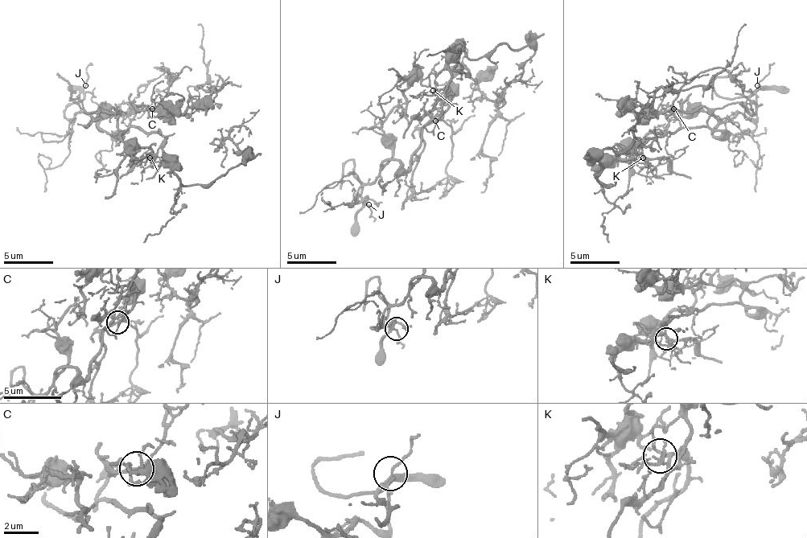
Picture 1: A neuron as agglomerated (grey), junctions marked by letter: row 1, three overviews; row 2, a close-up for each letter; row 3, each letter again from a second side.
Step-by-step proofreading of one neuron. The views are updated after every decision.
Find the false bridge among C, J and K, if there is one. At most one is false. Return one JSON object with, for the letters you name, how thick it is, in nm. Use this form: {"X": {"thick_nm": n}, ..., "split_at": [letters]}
{"split_at": []}

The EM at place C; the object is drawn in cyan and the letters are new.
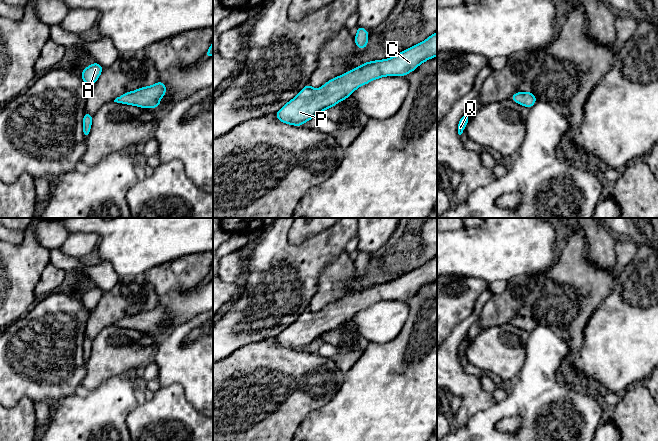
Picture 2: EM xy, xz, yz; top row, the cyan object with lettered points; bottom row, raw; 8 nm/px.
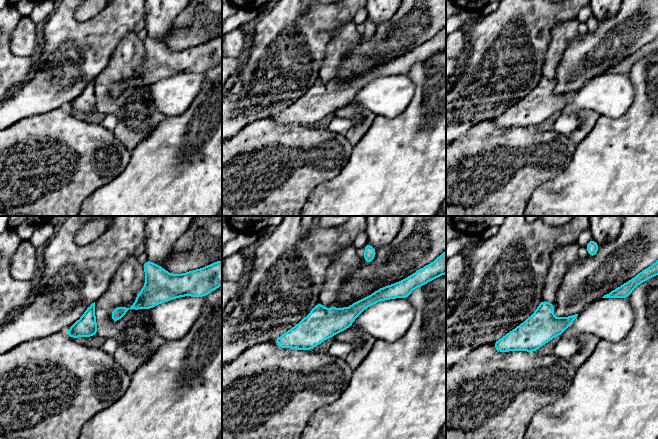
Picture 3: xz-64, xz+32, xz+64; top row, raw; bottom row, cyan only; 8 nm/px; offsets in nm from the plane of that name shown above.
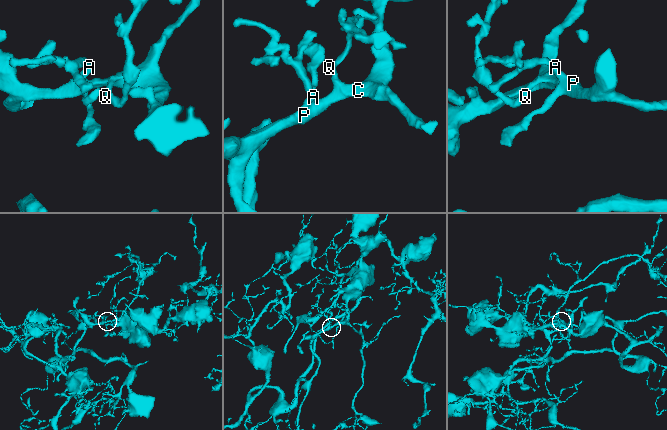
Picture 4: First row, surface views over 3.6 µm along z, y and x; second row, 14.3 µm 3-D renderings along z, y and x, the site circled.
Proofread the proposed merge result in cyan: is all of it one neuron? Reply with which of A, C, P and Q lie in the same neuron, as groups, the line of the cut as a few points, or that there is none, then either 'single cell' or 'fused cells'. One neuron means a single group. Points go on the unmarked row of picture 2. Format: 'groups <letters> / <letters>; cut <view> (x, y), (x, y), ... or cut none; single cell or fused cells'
groups A C P Q; cut none; single cell

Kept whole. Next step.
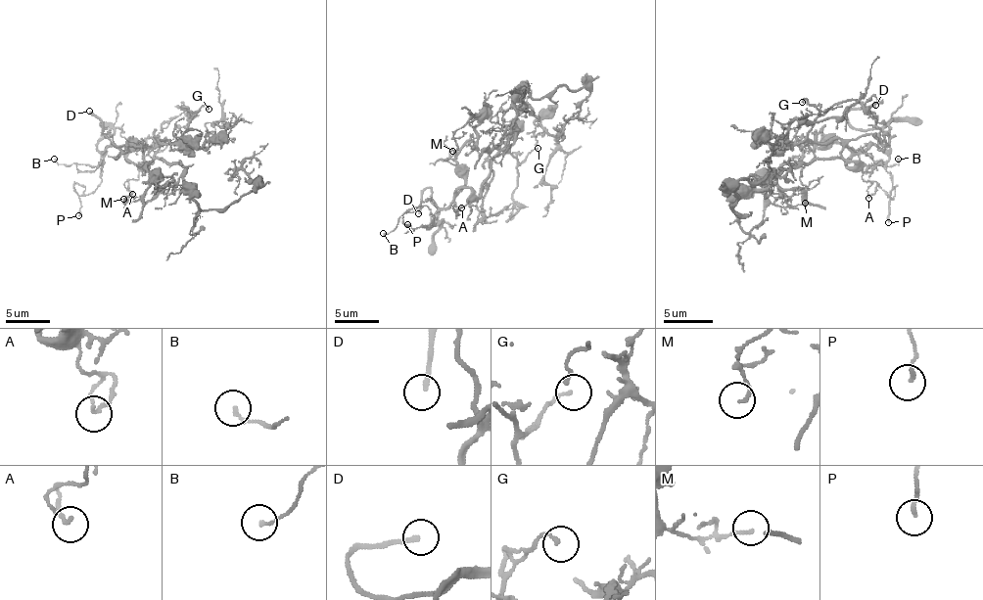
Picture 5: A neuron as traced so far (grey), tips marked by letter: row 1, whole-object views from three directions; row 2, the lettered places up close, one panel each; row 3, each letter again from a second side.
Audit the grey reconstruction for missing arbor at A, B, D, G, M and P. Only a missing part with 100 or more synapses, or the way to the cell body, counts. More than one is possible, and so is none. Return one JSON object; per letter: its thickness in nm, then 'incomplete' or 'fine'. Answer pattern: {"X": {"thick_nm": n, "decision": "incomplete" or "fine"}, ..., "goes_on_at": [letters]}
{"A": {"thick_nm": 150, "decision": "fine"}, "B": {"thick_nm": 130, "decision": "fine"}, "D": {"thick_nm": 180, "decision": "incomplete"}, "G": {"thick_nm": 120, "decision": "fine"}, "M": {"thick_nm": 140, "decision": "fine"}, "P": {"thick_nm": 170, "decision": "fine"}, "goes_on_at": ["D"]}

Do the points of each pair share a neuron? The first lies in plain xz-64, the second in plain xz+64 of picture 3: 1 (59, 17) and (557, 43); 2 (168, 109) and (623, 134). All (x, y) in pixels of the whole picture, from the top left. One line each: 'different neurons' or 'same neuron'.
1: different neurons
2: different neurons

